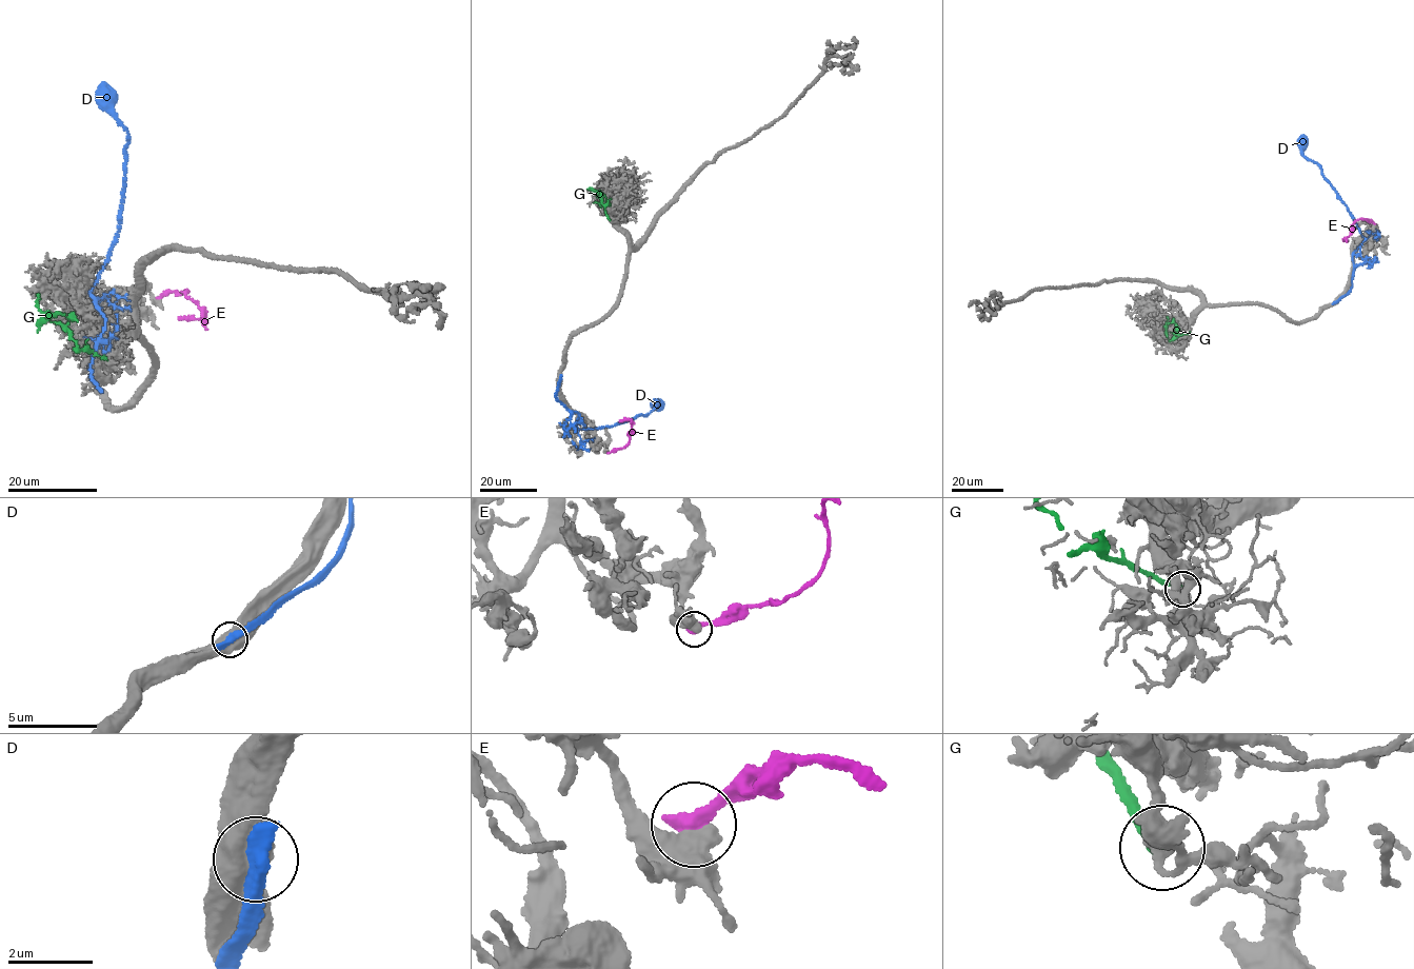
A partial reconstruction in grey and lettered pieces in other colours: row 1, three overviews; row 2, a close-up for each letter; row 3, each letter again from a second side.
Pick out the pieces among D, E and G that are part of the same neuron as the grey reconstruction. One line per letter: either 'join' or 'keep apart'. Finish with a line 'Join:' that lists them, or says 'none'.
D: keep apart
E: keep apart
G: keep apart
Join: none

